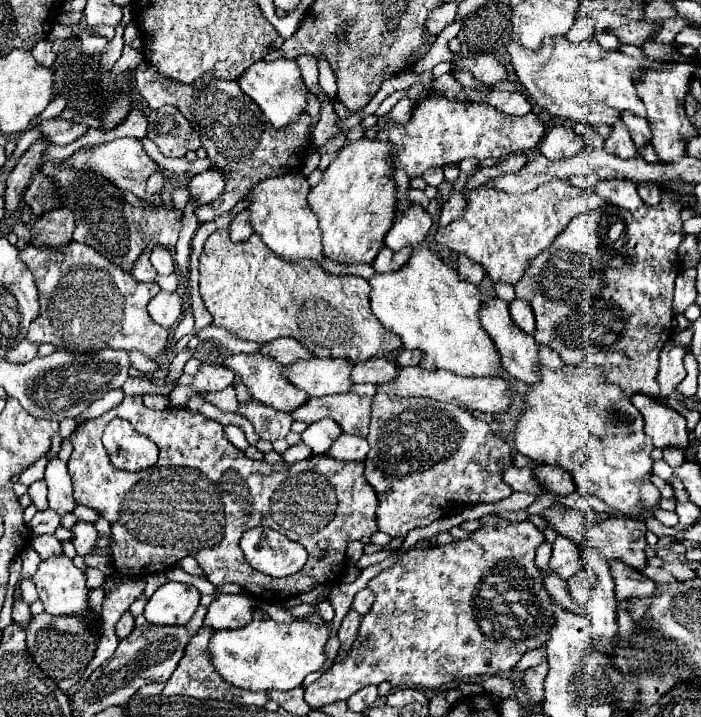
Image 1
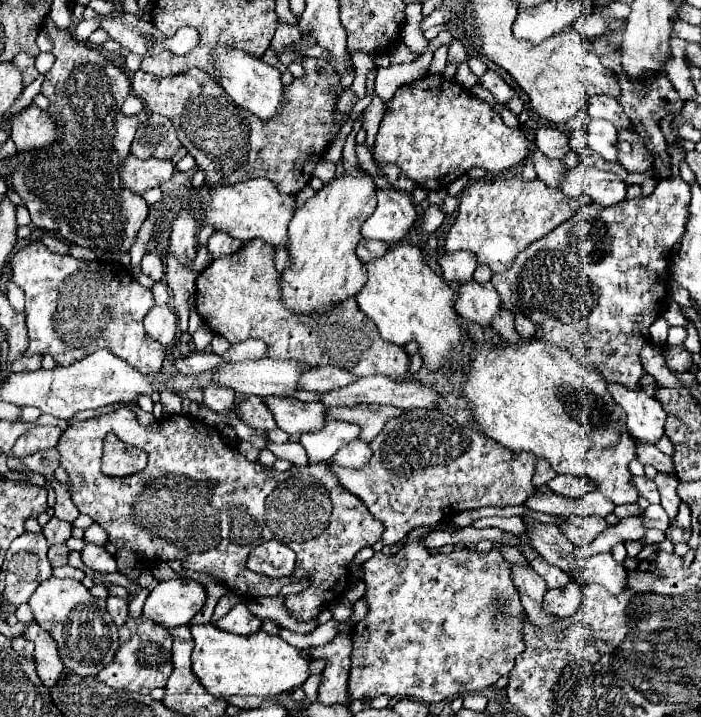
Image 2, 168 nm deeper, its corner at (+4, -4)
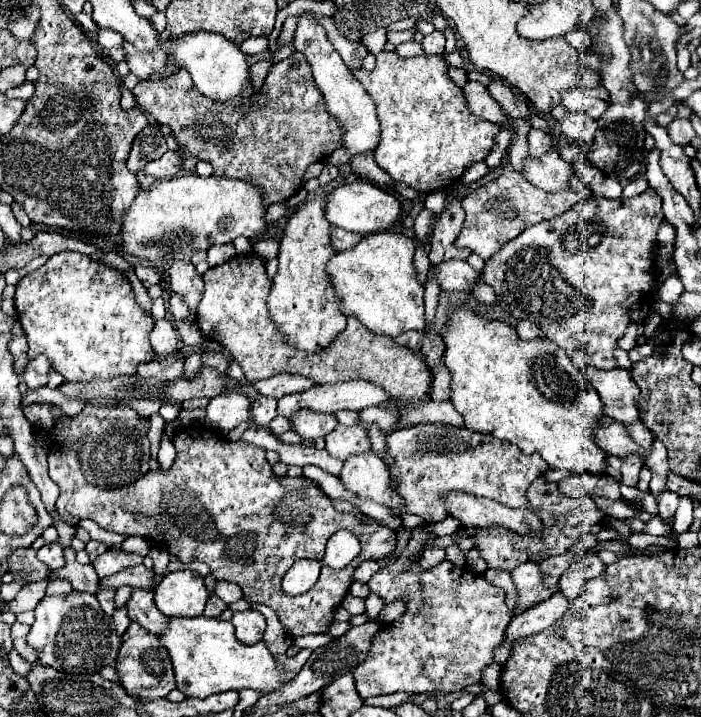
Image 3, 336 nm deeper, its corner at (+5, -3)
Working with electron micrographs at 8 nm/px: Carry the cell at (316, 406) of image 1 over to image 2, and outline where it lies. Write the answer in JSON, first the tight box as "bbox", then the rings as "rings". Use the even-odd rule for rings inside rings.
{"bbox":[325,405,403,443],"rings":[[[353,405],[353,407],[327,407],[325,417],[327,419],[337,419],[337,421],[347,421],[355,423],[361,427],[359,439],[365,443],[371,443],[375,435],[383,429],[387,419],[403,413],[401,409],[387,407],[387,405]]]}

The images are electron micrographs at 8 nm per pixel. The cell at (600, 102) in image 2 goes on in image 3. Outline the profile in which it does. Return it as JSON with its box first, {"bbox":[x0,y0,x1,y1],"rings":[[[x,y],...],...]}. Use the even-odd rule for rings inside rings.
{"bbox":[560,86,610,120],"rings":[[[604,86],[600,88],[570,88],[560,92],[562,96],[562,106],[566,110],[582,110],[590,114],[594,120],[602,116],[602,112],[608,108],[610,98]]]}

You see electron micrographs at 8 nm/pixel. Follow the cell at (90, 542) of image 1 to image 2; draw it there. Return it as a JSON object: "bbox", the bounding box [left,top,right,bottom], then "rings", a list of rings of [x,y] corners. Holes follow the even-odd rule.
{"bbox":[81,541,117,573],"rings":[[[85,541],[85,547],[81,551],[81,559],[93,571],[99,571],[99,573],[115,573],[117,571],[115,559],[101,545],[95,545],[95,543]]]}

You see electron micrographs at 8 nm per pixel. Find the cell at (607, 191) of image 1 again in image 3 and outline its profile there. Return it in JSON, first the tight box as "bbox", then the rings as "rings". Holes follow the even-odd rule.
{"bbox":[520,148,572,192],"rings":[[[552,148],[548,150],[544,156],[540,158],[526,158],[524,160],[524,168],[520,170],[520,174],[524,176],[524,180],[528,180],[530,184],[546,190],[546,192],[554,192],[554,190],[562,190],[568,184],[568,178],[572,174],[572,164],[564,162],[558,152]]]}

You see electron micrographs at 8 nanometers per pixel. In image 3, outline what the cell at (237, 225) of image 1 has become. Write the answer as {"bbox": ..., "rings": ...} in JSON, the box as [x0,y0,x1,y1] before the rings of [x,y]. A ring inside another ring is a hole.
{"bbox":[208,244,236,266],"rings":[[[222,244],[222,246],[214,246],[208,250],[208,264],[210,266],[220,266],[224,262],[228,262],[230,258],[236,256],[234,244]]]}

